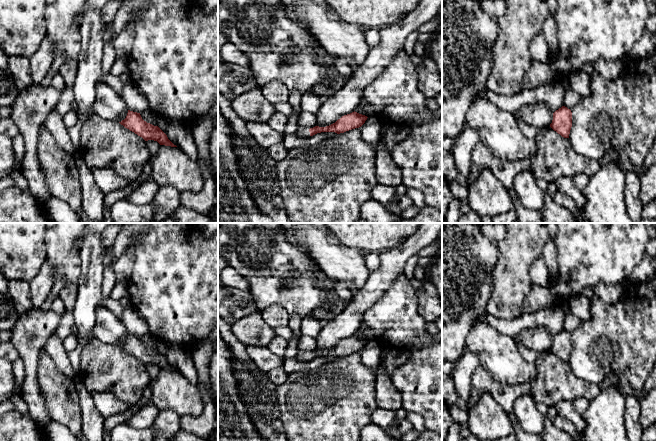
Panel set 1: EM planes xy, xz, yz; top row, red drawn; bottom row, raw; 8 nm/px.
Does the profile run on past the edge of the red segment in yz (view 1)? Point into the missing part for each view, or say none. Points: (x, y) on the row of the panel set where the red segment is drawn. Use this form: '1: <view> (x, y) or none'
1: none

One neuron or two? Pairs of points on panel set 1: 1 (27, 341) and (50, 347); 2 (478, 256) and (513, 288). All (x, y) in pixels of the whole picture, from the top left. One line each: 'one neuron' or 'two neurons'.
1: two neurons
2: two neurons

